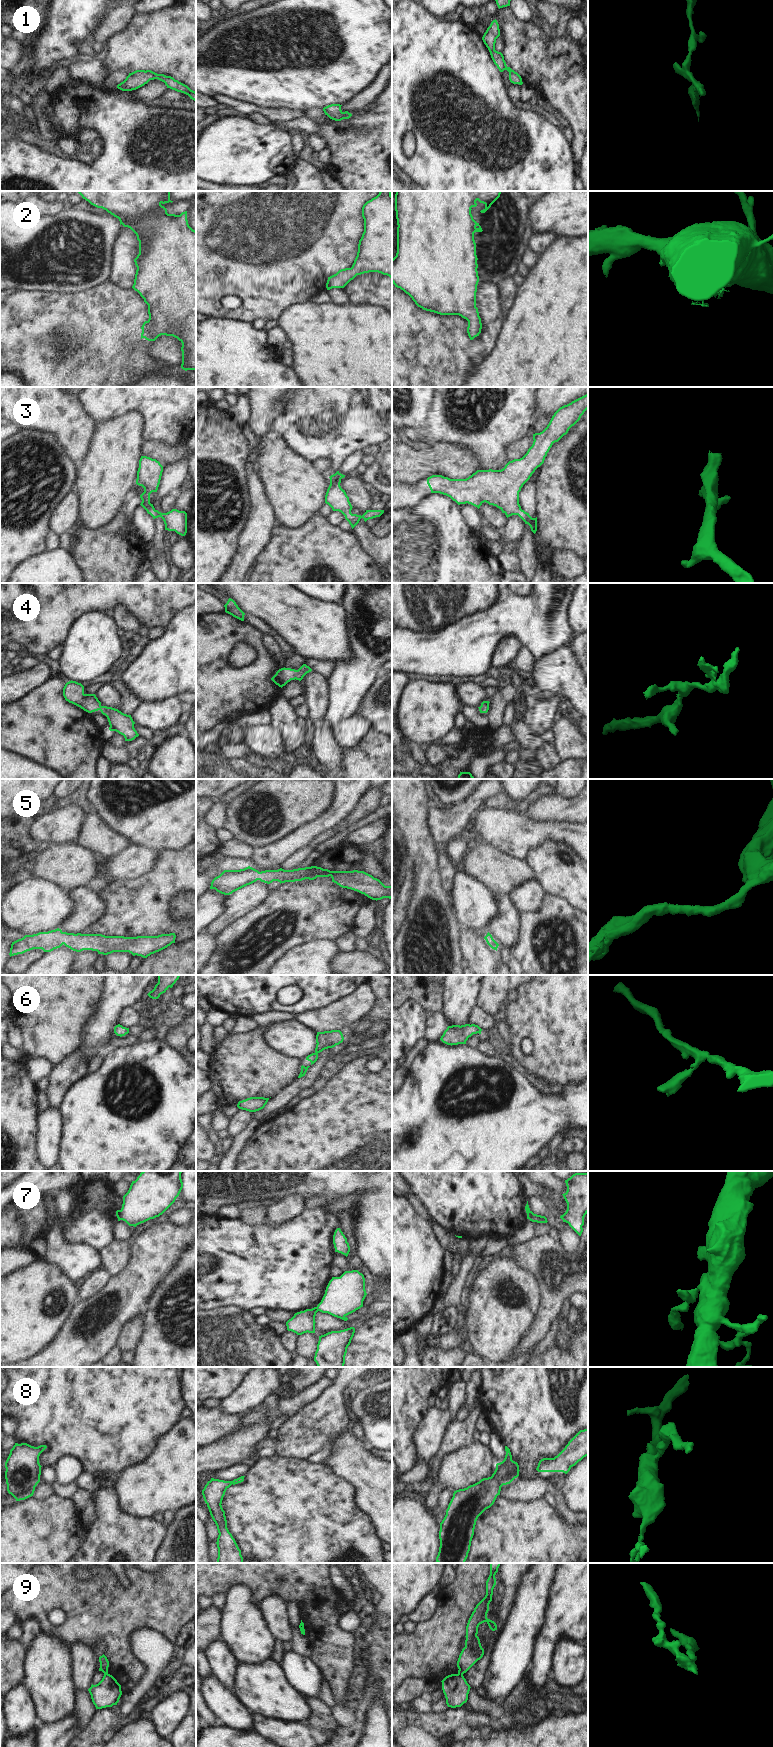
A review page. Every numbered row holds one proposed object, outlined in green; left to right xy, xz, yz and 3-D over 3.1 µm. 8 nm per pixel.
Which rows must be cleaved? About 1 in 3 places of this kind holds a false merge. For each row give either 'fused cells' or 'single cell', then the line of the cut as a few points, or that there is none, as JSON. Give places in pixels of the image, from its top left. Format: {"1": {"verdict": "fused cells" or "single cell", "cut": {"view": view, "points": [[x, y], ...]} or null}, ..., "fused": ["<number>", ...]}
{"1": {"verdict": "single cell", "cut": null}, "2": {"verdict": "single cell", "cut": null}, "3": {"verdict": "single cell", "cut": null}, "4": {"verdict": "single cell", "cut": null}, "5": {"verdict": "single cell", "cut": null}, "6": {"verdict": "single cell", "cut": null}, "7": {"verdict": "fused cells", "cut": {"view": "xz", "points": [[316, 1307], [319, 1310]]}}, "8": {"verdict": "single cell", "cut": null}, "9": {"verdict": "fused cells", "cut": {"view": "yz", "points": [[458, 1673], [462, 1675]]}}, "fused": ["7", "9"]}

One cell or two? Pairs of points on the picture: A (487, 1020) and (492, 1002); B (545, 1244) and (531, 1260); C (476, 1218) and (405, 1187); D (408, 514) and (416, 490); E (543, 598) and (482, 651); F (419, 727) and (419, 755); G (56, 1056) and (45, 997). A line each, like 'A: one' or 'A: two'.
A: two
B: one
C: two
D: two
E: one
F: two
G: one

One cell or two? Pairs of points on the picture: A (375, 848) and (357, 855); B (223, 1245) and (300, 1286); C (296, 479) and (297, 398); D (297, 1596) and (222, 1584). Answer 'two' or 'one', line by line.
A: one
B: one
C: two
D: one

